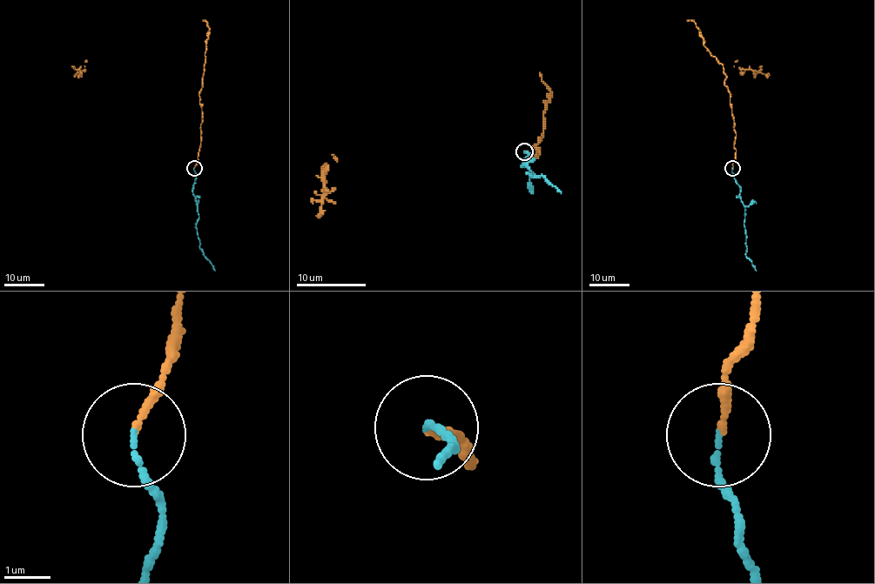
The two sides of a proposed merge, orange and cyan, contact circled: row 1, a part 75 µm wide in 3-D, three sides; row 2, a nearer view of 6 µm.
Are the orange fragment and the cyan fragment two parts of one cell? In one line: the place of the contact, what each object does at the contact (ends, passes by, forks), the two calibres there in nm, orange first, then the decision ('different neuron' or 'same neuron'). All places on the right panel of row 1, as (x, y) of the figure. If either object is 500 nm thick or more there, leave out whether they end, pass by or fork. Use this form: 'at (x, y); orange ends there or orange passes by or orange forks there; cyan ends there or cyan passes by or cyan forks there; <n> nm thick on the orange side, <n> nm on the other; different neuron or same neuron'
at (732, 168); orange ends there; cyan ends there; 150 nm thick on the orange side, 120 nm on the other; same neuron

